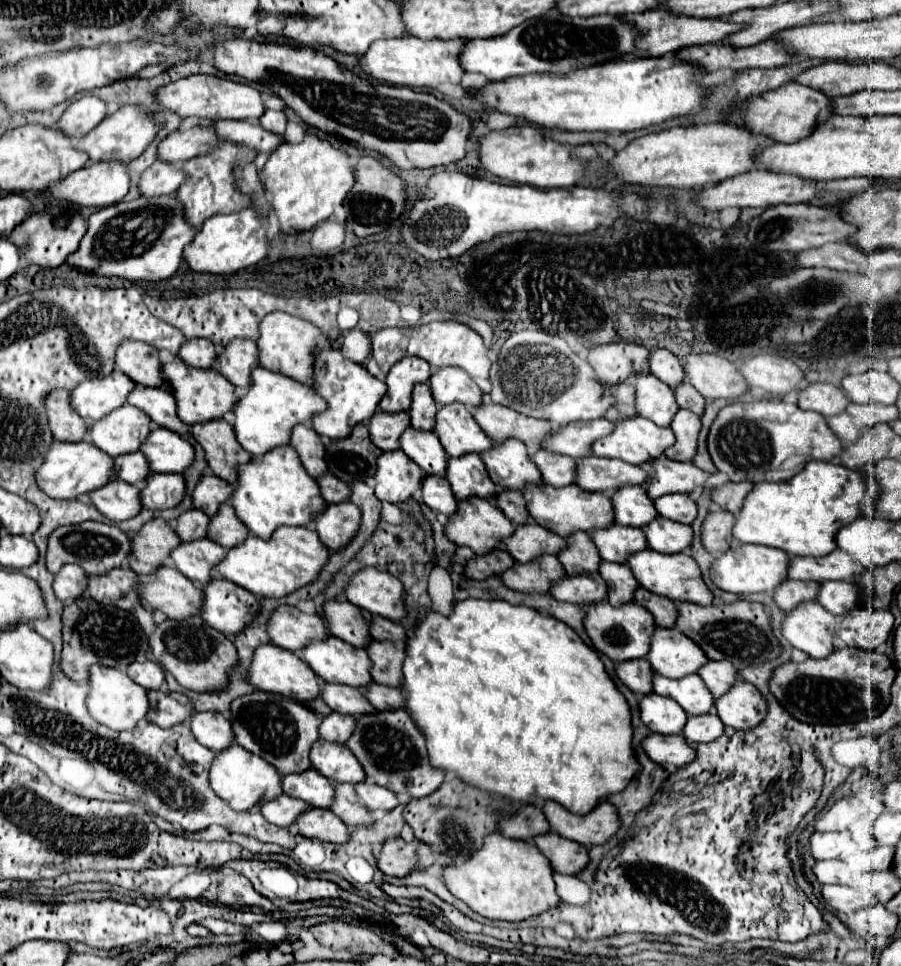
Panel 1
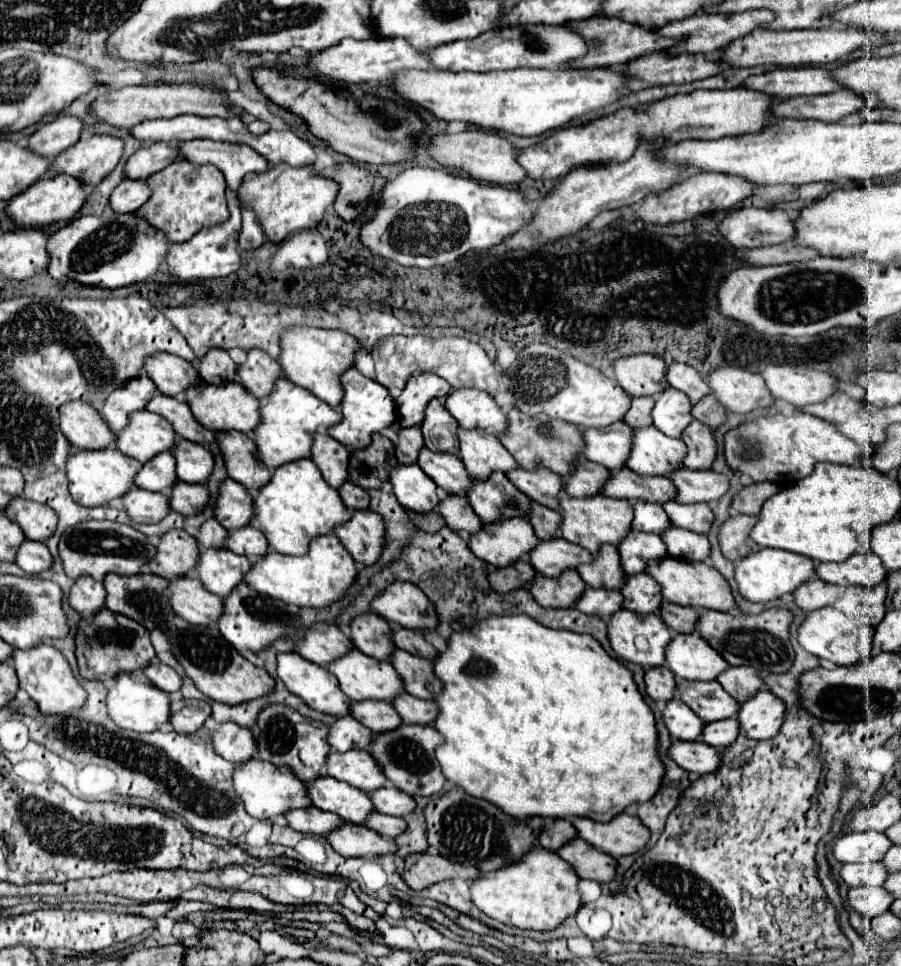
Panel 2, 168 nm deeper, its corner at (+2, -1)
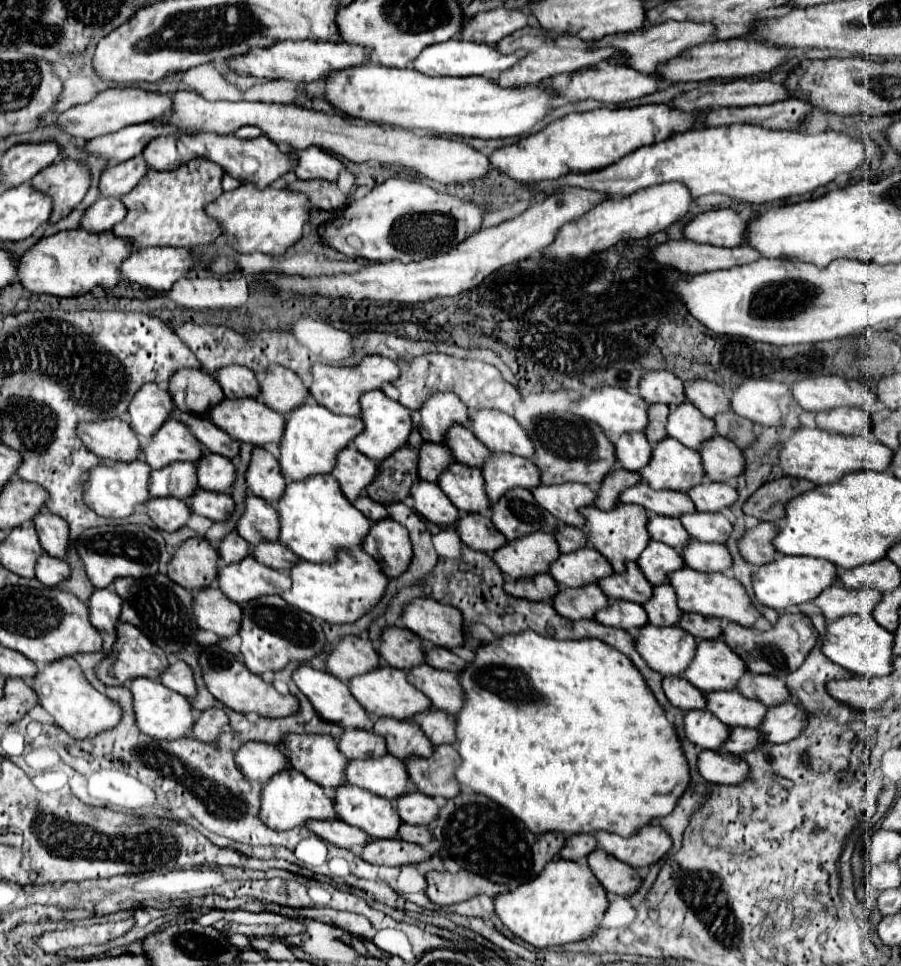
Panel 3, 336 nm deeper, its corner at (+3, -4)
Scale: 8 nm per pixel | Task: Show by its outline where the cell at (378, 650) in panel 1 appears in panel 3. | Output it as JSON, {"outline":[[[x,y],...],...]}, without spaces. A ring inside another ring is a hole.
{"outline":[[[421,664],[413,670],[409,670],[407,678],[409,678],[409,682],[413,682],[413,686],[417,690],[421,690],[425,696],[431,698],[435,708],[449,712],[453,716],[461,712],[461,708],[465,704],[465,694],[457,680],[457,674]]]}

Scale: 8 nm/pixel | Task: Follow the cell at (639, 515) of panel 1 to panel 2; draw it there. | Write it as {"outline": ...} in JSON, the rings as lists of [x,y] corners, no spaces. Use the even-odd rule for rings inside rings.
{"outline":[[[638,499],[632,503],[632,509],[634,509],[634,519],[632,519],[634,531],[662,533],[666,527],[670,527],[670,521],[666,519],[666,513],[662,511],[660,503],[646,503]]]}

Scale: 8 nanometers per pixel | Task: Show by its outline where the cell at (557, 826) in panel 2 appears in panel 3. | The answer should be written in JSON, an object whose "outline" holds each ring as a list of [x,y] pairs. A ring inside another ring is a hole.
{"outline":[[[575,834],[565,842],[565,846],[561,850],[561,858],[579,862],[579,860],[587,858],[587,854],[591,854],[595,848],[597,848],[595,836],[591,836],[591,834]]]}

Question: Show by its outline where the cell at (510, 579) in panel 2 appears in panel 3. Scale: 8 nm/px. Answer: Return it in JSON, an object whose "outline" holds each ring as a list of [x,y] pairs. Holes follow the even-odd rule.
{"outline":[[[537,574],[531,580],[507,580],[505,590],[517,598],[533,602],[551,602],[551,598],[559,592],[559,586],[551,574]]]}

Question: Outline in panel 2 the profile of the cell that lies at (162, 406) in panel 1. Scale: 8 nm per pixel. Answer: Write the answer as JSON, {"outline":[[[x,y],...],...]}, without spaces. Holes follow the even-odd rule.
{"outline":[[[156,393],[156,395],[148,401],[146,409],[152,411],[152,413],[158,413],[158,415],[162,415],[166,421],[170,421],[170,425],[172,425],[172,429],[174,429],[176,435],[180,435],[180,437],[184,437],[184,439],[188,439],[188,441],[200,443],[200,445],[210,445],[210,443],[214,443],[214,431],[202,427],[202,425],[194,419],[190,407],[188,407],[184,401],[180,401],[178,397],[166,397],[166,395],[162,395],[162,393]]]}

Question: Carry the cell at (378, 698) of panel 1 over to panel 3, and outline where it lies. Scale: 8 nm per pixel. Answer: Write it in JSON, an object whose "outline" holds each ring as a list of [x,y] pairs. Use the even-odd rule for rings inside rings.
{"outline":[[[437,708],[423,712],[415,718],[415,722],[421,726],[421,730],[433,740],[433,744],[455,744],[455,716],[441,712]]]}

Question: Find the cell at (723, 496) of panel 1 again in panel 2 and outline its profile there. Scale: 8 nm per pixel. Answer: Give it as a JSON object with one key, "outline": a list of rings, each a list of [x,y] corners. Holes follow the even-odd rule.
{"outline":[[[752,483],[732,497],[732,509],[742,515],[758,515],[762,503],[780,487],[776,483]]]}

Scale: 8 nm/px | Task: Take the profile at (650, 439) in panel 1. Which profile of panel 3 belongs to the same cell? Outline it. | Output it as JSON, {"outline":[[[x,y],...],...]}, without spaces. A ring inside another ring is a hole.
{"outline":[[[665,438],[653,448],[649,466],[639,470],[653,490],[687,492],[705,478],[701,454],[675,438]]]}

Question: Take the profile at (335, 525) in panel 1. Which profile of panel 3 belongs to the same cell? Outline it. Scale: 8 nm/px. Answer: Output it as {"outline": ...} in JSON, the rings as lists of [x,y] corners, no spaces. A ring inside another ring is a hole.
{"outline":[[[391,518],[371,526],[371,532],[363,542],[363,550],[383,562],[381,568],[389,578],[399,578],[413,558],[407,530]]]}

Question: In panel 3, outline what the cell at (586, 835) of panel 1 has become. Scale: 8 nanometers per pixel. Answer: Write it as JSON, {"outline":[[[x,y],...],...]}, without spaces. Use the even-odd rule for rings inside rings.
{"outline":[[[649,824],[631,838],[621,838],[611,832],[597,832],[595,838],[599,848],[633,868],[649,868],[657,864],[673,846],[671,836],[659,824]]]}

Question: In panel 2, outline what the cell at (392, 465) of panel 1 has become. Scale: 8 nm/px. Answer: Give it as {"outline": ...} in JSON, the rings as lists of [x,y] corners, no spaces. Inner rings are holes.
{"outline":[[[398,463],[392,467],[388,483],[392,485],[392,493],[398,503],[416,513],[428,513],[438,505],[436,483],[416,465]]]}

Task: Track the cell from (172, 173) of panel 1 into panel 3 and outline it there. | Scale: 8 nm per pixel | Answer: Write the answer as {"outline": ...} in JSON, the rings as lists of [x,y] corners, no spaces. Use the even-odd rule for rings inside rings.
{"outline":[[[101,196],[95,204],[91,204],[85,210],[79,226],[83,230],[99,234],[99,232],[109,232],[123,218],[125,218],[125,206],[121,204],[121,200]]]}

